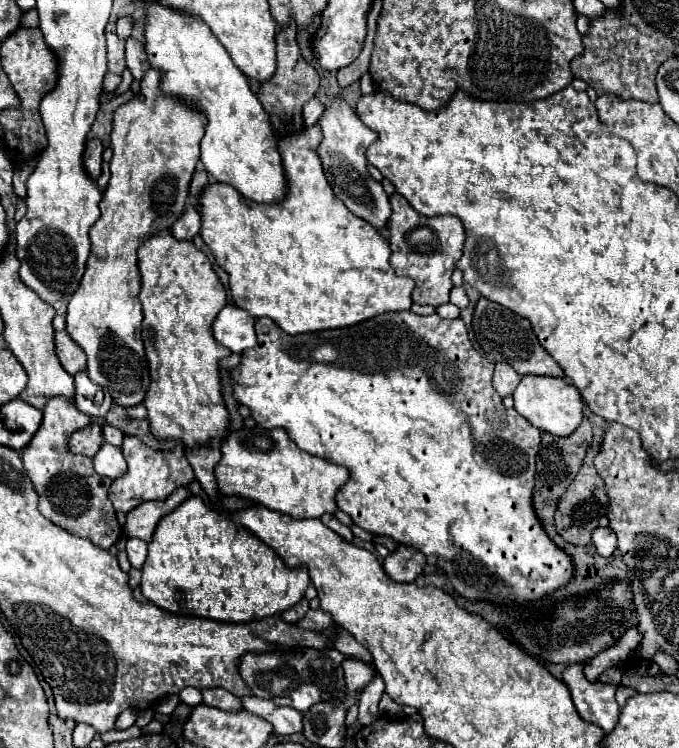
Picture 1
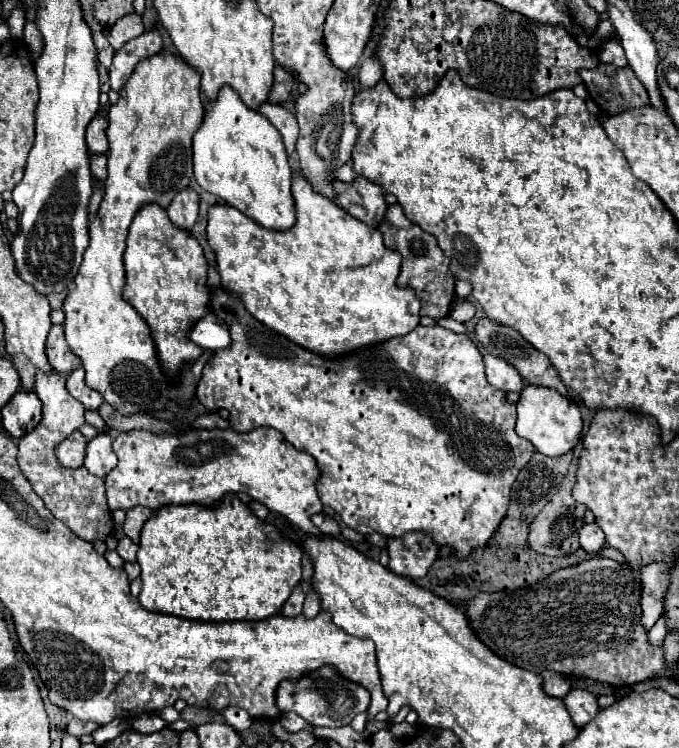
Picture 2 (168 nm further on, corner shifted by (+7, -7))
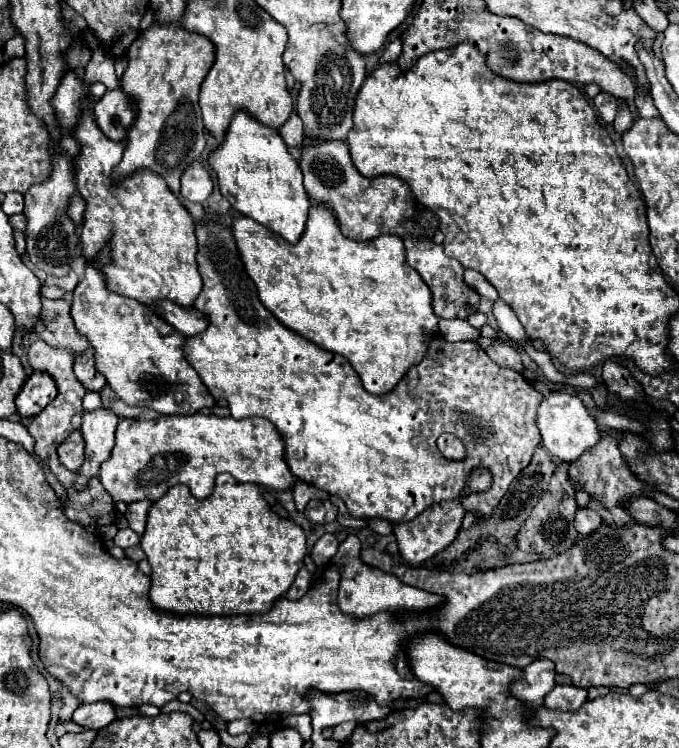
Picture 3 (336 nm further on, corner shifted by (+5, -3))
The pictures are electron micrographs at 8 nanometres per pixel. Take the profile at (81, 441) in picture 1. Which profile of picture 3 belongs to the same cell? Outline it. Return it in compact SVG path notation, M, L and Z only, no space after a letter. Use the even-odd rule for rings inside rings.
M73 431L57 449L57 455L59 455L59 461L71 469L71 471L77 471L81 465L83 465L83 459L85 459L85 441L83 441L83 435L81 431Z

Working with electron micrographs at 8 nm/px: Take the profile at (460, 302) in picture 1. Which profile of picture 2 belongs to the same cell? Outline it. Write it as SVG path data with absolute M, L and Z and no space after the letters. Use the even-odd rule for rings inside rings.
M455 299L451 307L451 317L459 323L465 323L475 317L475 305L469 299Z

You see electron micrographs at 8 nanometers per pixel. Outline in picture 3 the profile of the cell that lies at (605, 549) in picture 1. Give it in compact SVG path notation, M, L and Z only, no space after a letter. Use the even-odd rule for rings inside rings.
M579 509L575 515L575 529L579 535L587 537L601 525L601 517L593 509Z

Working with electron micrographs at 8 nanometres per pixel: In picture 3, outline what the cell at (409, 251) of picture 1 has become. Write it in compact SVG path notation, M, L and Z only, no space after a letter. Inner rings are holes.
M405 235L405 249L407 249L407 265L413 267L421 279L427 283L427 287L433 293L433 311L437 317L443 319L467 319L471 313L477 311L479 305L479 295L465 285L463 281L463 265L457 259L451 259L443 253L443 247L433 243L427 237L413 237L413 235Z

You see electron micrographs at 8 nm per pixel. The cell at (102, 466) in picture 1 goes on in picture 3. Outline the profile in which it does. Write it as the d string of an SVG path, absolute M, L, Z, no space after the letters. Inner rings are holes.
M111 409L85 411L81 433L85 439L85 463L81 467L81 481L99 473L103 461L111 457L111 447L115 445L115 427L119 417Z

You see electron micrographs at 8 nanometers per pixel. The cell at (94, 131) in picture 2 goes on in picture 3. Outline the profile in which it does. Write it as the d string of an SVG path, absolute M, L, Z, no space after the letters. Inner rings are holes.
M107 91L95 105L93 105L93 117L99 125L101 133L111 141L121 141L125 135L125 129L133 121L133 109L131 99L121 91Z

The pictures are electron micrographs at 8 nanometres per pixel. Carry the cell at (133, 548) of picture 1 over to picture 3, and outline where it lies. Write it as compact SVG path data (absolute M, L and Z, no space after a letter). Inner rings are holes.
M127 527L127 529L119 529L113 541L115 541L115 545L119 545L121 549L127 549L127 547L139 545L139 535Z

